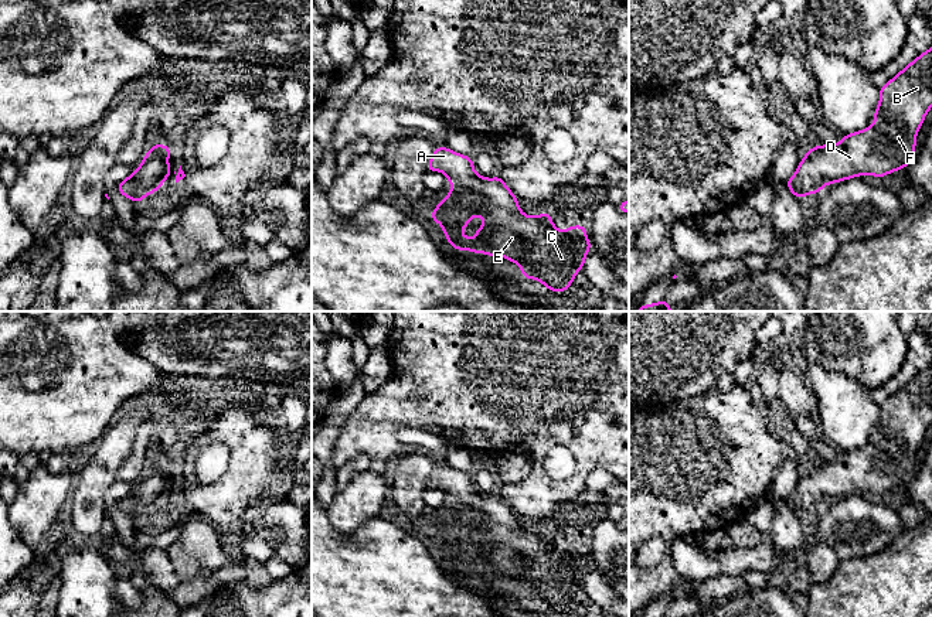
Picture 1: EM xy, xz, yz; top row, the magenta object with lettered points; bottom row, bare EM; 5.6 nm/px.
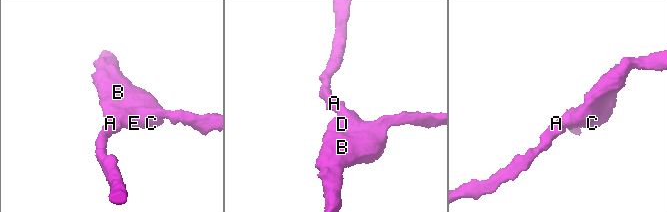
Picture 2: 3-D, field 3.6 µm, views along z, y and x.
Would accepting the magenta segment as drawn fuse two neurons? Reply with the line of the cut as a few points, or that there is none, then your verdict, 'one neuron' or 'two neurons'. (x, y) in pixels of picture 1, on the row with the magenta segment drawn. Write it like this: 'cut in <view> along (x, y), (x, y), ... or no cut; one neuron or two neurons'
no cut; one neuron

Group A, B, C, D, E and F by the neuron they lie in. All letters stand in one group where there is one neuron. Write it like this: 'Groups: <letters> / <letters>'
Groups: A B C D E F

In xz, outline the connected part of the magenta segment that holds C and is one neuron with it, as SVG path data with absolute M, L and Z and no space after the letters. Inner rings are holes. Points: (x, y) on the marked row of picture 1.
M435 146L426 171L443 173L452 185L429 219L442 226L453 249L501 256L517 263L525 280L535 279L550 292L567 293L593 252L585 224L561 231L548 212L525 215L503 177L479 175L473 157L449 147ZM473 217L482 217L484 225L470 239L462 229Z

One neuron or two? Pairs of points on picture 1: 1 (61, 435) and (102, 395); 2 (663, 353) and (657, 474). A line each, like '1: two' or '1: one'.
1: one
2: two

